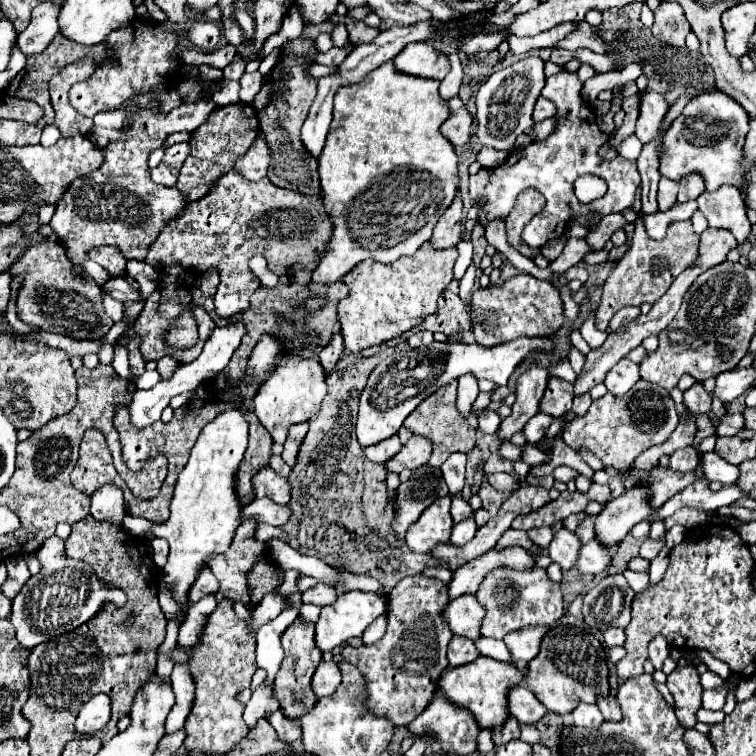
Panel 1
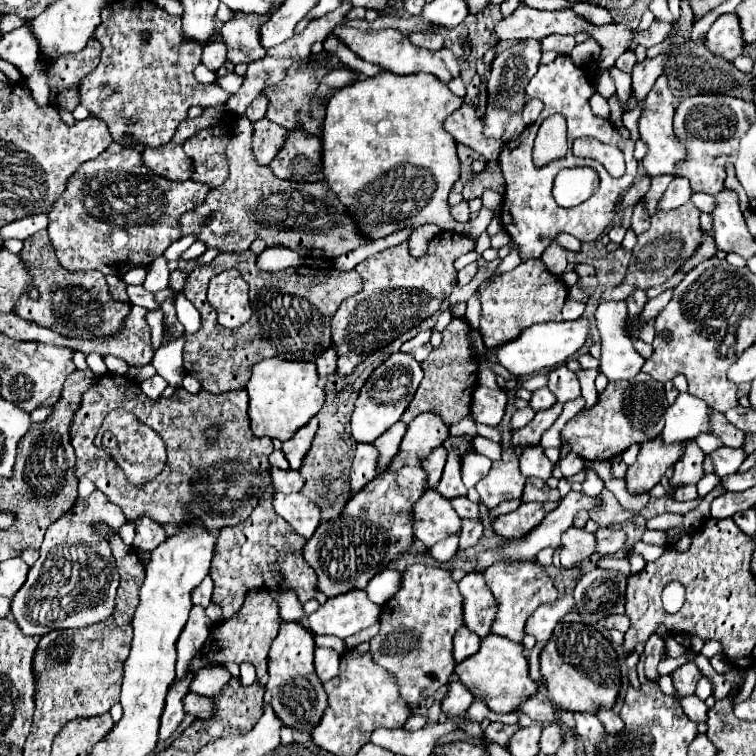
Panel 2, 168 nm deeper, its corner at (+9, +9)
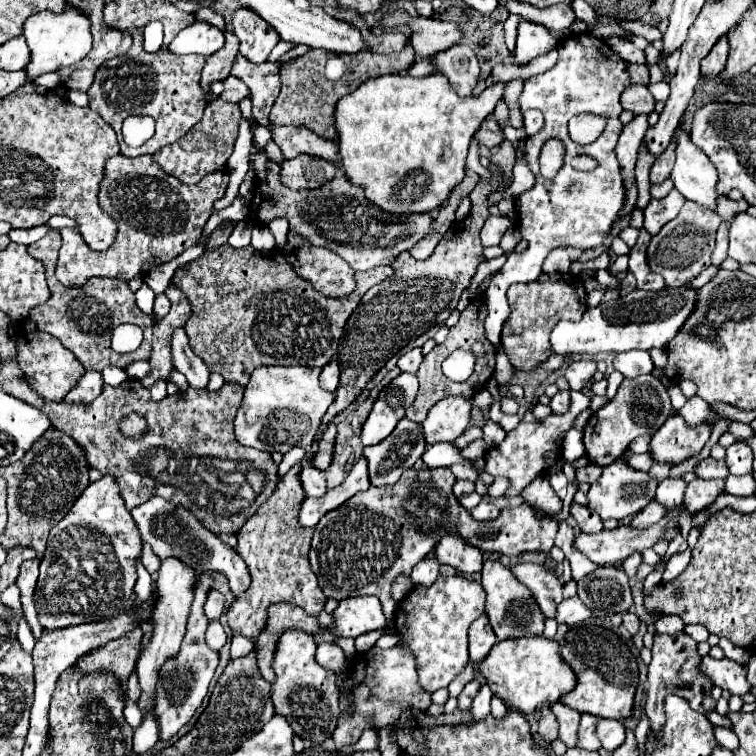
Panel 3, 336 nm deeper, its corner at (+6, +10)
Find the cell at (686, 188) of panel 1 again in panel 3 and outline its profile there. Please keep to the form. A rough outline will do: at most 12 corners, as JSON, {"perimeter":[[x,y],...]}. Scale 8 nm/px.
{"perimeter":[[675,189],[665,199],[651,199],[643,211],[645,231],[657,235],[677,217],[685,197]]}

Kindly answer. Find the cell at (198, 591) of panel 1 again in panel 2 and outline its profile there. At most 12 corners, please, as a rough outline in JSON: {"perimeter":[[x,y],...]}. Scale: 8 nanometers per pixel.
{"perimeter":[[212,578],[202,580],[194,588],[192,602],[206,606],[210,604]]}

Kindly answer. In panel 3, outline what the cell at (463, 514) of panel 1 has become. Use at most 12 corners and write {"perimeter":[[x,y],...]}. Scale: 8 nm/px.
{"perimeter":[[481,501],[471,509],[477,521],[495,519],[499,507]]}

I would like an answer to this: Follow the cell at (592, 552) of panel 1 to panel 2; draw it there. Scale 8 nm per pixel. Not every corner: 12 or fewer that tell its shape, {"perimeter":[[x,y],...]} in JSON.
{"perimeter":[[622,530],[596,532],[598,556],[616,554],[624,546]]}

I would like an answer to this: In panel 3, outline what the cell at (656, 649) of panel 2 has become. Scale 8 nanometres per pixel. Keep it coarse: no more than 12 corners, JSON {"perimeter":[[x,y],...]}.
{"perimeter":[[687,633],[655,635],[645,715],[665,725],[665,697],[715,711],[713,683]]}

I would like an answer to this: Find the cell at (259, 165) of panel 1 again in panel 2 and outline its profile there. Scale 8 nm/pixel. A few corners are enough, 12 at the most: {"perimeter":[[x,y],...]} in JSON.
{"perimeter":[[266,118],[254,122],[252,150],[262,166],[278,154],[286,130]]}

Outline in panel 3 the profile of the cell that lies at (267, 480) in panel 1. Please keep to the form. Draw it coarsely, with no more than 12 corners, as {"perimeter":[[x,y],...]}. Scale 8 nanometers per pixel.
{"perimeter":[[317,467],[301,471],[301,483],[309,497],[327,493],[325,471]]}

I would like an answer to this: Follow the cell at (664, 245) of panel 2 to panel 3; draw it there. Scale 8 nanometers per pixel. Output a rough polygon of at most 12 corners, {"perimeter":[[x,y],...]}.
{"perimeter":[[685,201],[649,243],[669,287],[711,265],[721,219]]}

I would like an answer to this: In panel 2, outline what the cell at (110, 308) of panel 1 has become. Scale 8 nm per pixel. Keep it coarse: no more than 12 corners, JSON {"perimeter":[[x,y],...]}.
{"perimeter":[[106,276],[108,294],[128,302],[126,284],[120,276]]}

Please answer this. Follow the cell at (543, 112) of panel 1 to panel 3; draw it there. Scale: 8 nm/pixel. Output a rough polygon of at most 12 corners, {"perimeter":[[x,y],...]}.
{"perimeter":[[529,109],[523,113],[523,127],[529,137],[539,133],[543,113]]}

